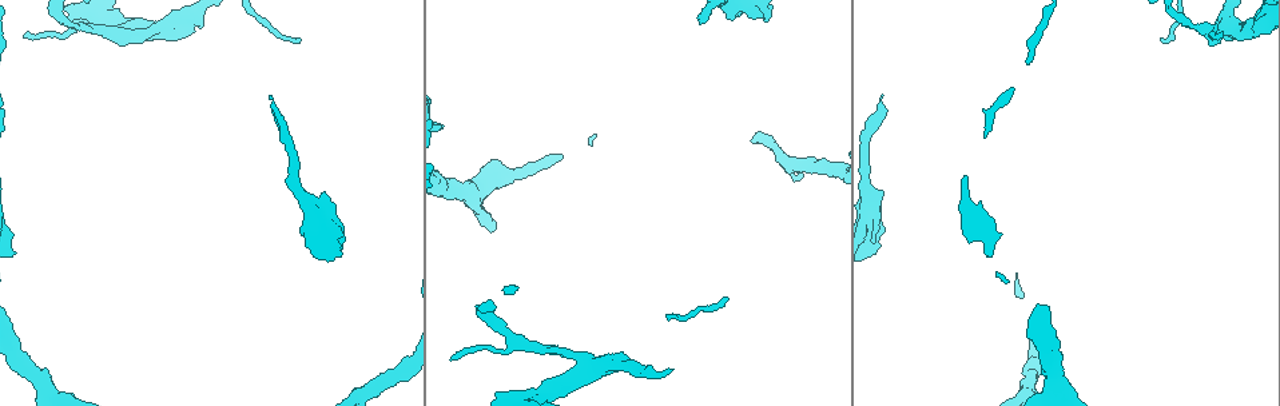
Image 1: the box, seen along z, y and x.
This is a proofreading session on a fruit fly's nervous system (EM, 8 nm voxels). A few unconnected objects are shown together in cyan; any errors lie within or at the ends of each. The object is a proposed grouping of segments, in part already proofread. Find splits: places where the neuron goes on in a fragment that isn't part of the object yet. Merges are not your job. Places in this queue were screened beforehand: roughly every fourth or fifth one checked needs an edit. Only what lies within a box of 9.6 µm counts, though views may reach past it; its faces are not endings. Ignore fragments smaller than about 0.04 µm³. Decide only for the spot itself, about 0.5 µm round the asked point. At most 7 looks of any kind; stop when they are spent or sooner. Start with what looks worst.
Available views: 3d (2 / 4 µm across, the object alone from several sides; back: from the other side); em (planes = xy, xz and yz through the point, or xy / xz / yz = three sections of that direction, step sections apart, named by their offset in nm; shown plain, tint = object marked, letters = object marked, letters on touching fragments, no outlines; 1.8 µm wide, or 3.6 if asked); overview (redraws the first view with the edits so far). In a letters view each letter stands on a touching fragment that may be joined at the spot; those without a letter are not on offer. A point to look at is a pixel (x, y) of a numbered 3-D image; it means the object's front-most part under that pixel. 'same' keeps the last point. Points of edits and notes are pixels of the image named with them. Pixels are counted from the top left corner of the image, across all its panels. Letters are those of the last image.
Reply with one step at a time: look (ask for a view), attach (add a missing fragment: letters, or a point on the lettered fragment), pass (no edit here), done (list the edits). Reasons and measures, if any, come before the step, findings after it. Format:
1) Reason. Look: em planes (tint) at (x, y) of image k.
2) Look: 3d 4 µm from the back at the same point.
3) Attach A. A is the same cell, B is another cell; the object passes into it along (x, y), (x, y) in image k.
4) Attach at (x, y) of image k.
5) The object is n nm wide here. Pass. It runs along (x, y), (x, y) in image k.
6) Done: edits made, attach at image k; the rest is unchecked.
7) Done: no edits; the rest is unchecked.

End of a long branch. Look: 3d 2 µm at (274, 102) of image 1.

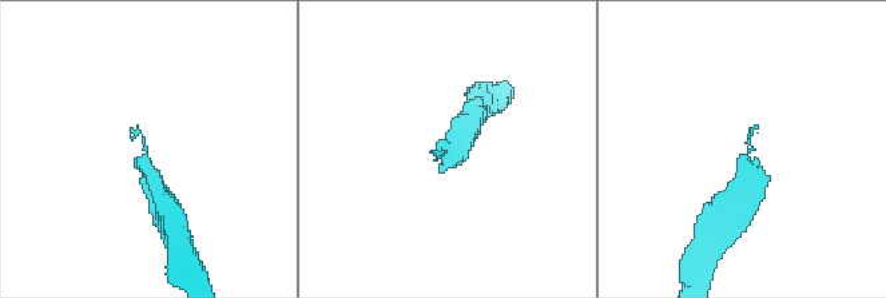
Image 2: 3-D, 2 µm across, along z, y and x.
Look: em planes (tint) at (147, 149) of image 2.

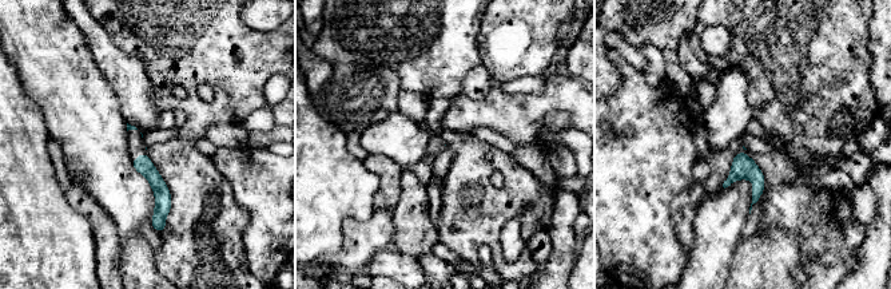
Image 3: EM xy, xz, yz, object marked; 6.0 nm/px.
See the neighbours. Look: em planes (letters) at the same point.

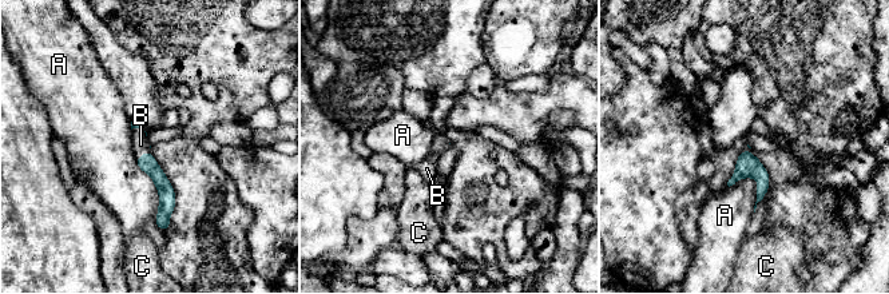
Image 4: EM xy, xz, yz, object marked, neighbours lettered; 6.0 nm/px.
Attach B. B is the same cell, A and C are other cells; the object passes into it along (147, 163), (143, 154), (141, 144) in image 4; the neuron continues.

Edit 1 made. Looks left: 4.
Redraw. Look: overview.

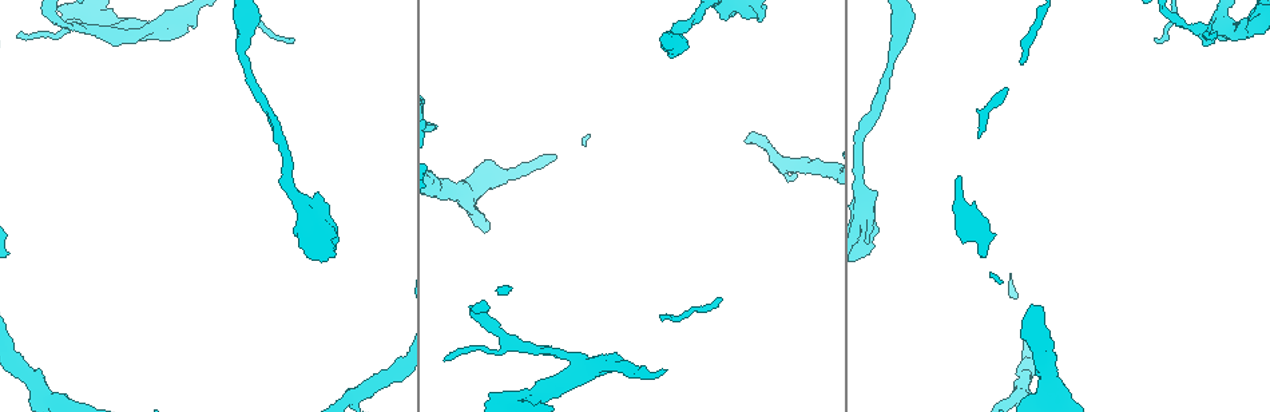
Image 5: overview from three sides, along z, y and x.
Three arms meet. Look: 3d 2 µm at (155, 27) of image 5.

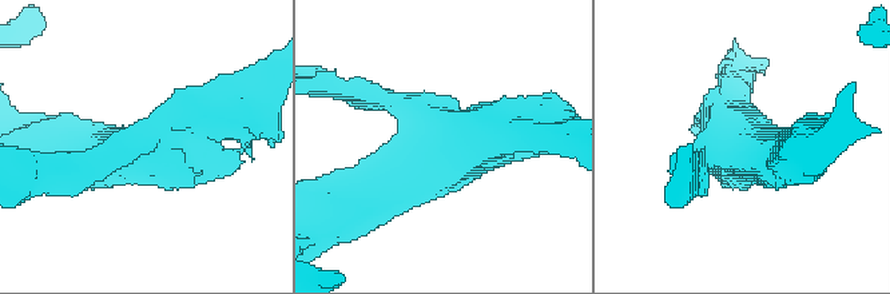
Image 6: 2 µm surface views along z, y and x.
3 arms meet here; the arms are 170, 220, 360 nm wide. Look: em planes (letters) at (154, 150) of image 6.

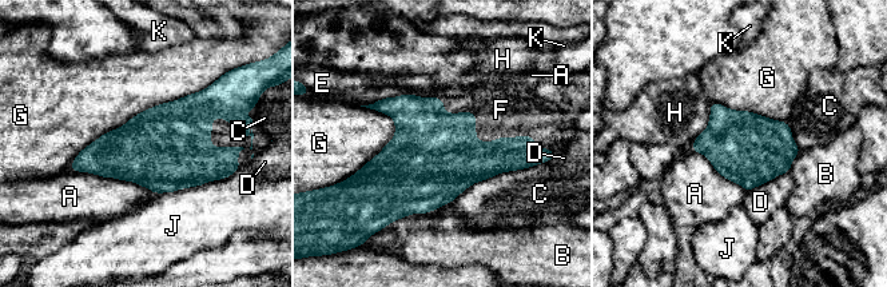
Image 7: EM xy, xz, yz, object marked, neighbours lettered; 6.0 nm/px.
Attach F. F is the same cell, A, B, C, D, E, G, H, J and K are other cells; it goes on there.

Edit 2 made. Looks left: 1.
Look: em yz step 4 (letters) at (744, 15) of image 5.

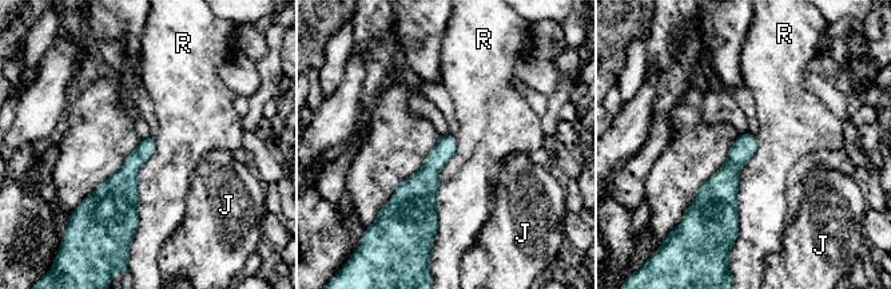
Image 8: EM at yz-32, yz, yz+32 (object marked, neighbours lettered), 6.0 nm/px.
Pass. J and R are other cells; a border runs along (456, 137), (438, 177), (433, 241) in image 8; none of them fits.

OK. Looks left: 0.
Done: edits made, attach at image 4, attach at image 7; the rest is unchecked.

